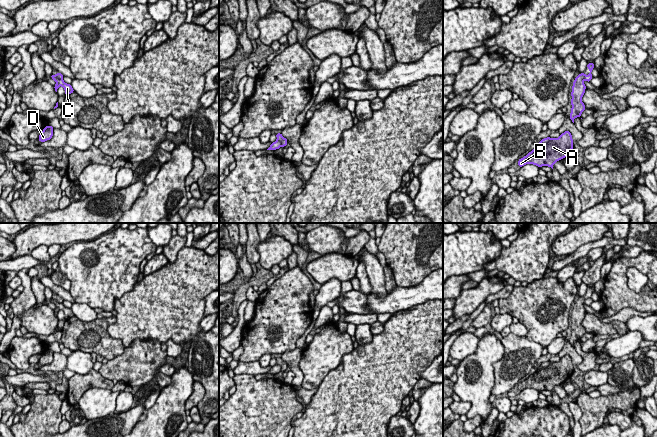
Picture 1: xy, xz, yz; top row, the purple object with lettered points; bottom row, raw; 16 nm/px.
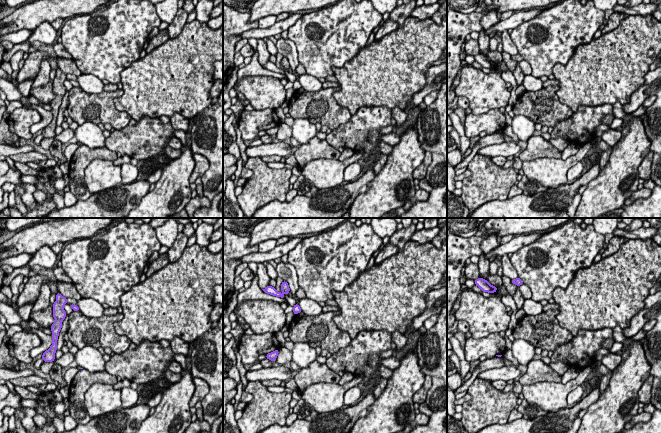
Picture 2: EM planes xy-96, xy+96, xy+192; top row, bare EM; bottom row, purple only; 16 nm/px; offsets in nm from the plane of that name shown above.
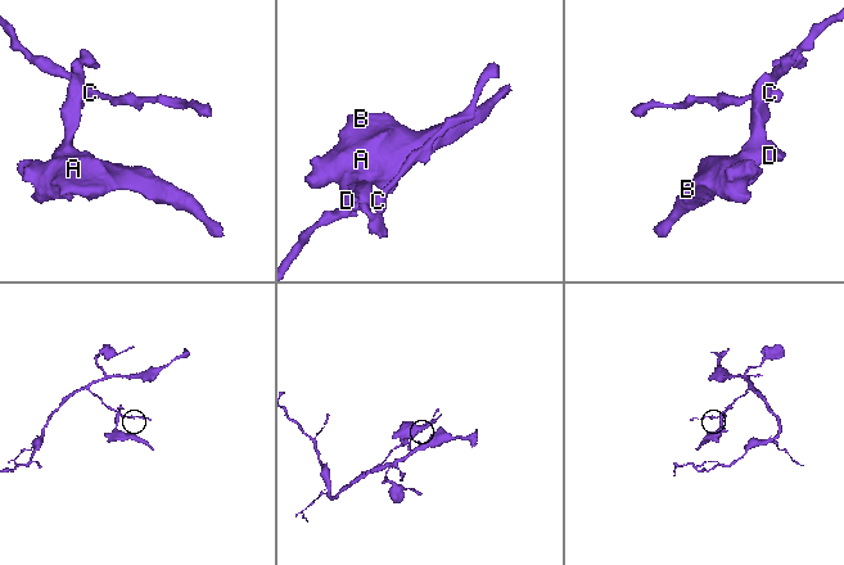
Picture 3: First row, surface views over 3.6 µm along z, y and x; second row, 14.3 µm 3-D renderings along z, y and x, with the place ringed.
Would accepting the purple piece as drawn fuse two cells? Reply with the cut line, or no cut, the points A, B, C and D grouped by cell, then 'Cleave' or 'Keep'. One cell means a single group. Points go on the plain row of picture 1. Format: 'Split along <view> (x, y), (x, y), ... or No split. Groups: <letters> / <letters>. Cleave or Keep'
Split along xz (276, 364), (281, 367), (281, 370). Groups: A B D / C. Cleave

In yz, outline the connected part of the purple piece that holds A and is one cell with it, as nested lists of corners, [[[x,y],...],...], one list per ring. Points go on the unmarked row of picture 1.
[[[565,355],[558,362],[543,362],[526,380],[518,384],[518,390],[533,388],[538,391],[553,389],[565,382],[573,373],[573,363],[570,355]]]

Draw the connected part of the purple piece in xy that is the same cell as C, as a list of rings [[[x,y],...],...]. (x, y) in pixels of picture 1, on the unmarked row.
[[[51,299],[51,302],[58,307],[60,310],[62,310],[65,314],[65,319],[69,319],[74,316],[74,313],[72,312],[71,308],[67,308],[63,305],[63,303],[58,303],[55,299]]]

